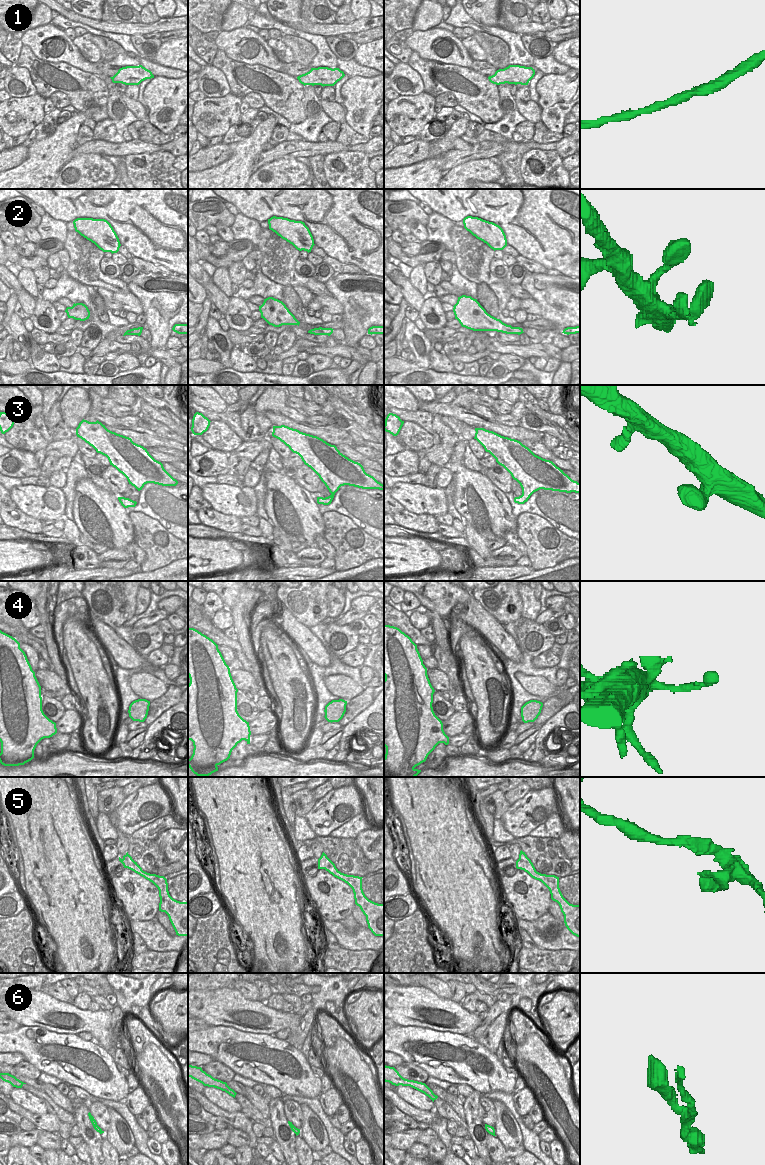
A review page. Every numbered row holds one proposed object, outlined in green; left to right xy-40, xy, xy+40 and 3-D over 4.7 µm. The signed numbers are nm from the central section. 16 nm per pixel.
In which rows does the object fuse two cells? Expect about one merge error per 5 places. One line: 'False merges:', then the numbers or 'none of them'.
False merges: none of them.

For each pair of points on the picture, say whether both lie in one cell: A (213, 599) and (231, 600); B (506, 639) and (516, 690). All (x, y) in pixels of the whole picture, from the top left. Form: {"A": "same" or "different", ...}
{"A": "different", "B": "different"}

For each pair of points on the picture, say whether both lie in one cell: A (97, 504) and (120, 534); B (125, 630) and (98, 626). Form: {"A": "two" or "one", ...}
{"A": "one", "B": "two"}

